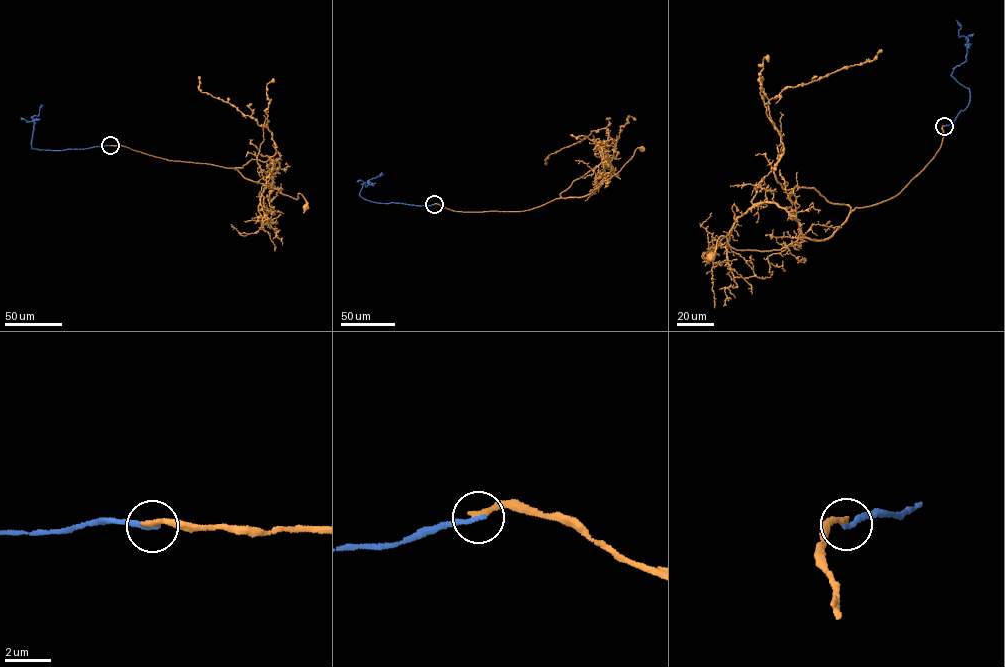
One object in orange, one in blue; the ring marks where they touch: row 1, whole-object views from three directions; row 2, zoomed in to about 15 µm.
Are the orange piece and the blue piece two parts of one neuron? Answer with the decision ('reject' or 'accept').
reject

